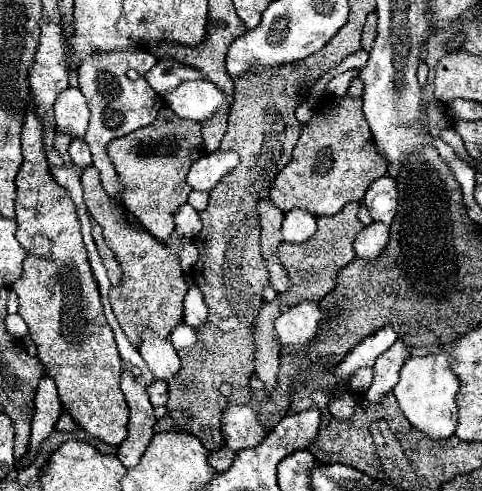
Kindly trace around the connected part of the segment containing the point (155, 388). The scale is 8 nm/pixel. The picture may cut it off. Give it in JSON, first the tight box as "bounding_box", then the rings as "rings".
{"bounding_box":[147,381,167,407],"rings":[[[155,381],[147,387],[147,393],[149,393],[149,399],[153,403],[153,407],[165,407],[167,403],[167,383],[163,381]]]}

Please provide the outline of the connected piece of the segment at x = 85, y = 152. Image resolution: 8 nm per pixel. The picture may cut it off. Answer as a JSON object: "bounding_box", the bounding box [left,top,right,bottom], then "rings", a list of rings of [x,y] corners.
{"bounding_box":[69,139,91,167],"rings":[[[73,139],[73,143],[69,145],[69,155],[71,155],[73,163],[79,165],[79,167],[89,167],[91,165],[91,153],[89,153],[89,147],[87,147],[85,139]]]}

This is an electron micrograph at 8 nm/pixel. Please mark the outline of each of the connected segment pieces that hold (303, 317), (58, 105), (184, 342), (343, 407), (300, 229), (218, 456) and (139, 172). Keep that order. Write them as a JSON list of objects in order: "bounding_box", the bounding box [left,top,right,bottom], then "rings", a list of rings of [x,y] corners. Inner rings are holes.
[{"bounding_box":[275,301,321,351],"rings":[[[301,301],[301,303],[293,305],[287,313],[283,313],[275,319],[277,343],[281,347],[301,351],[317,335],[319,319],[321,319],[319,303]]]},{"bounding_box":[55,87,89,137],"rings":[[[69,87],[59,93],[55,101],[55,121],[57,129],[69,133],[71,137],[83,137],[89,123],[87,99],[79,87]]]},{"bounding_box":[171,323,197,353],"rings":[[[181,323],[181,325],[177,325],[175,331],[171,333],[171,343],[173,343],[173,347],[175,347],[177,353],[187,353],[189,349],[195,347],[195,343],[197,343],[197,333],[195,333],[191,327],[187,327],[185,323]]]},{"bounding_box":[329,393,355,419],"rings":[[[343,393],[341,397],[335,397],[329,405],[329,411],[332,415],[335,415],[337,419],[349,419],[353,415],[353,407],[355,407],[355,399],[351,397],[351,393]]]},{"bounding_box":[281,209,317,243],"rings":[[[291,209],[283,217],[281,235],[289,243],[305,243],[317,231],[317,217],[303,209]]]},{"bounding_box":[209,447,235,473],"rings":[[[223,447],[223,449],[215,451],[215,453],[209,453],[209,465],[211,465],[215,471],[223,473],[223,471],[227,471],[227,467],[233,463],[233,457],[235,457],[235,451]]]},{"bounding_box":[107,109,203,239],"rings":[[[163,109],[151,125],[141,127],[121,139],[113,139],[107,145],[107,153],[123,185],[126,210],[135,215],[153,237],[167,239],[175,229],[175,225],[171,225],[175,211],[187,203],[187,195],[191,193],[191,187],[185,183],[187,171],[193,161],[203,155],[201,123],[181,119],[173,115],[171,109]],[[159,185],[167,185],[171,191],[167,191],[167,195],[159,195]]]}]

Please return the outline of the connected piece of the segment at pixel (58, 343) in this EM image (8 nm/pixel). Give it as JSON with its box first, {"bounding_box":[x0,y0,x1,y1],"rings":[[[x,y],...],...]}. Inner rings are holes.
{"bounding_box":[11,105,129,447],"rings":[[[29,105],[23,121],[21,145],[23,165],[15,179],[15,237],[27,251],[27,257],[23,261],[23,275],[11,287],[19,297],[19,315],[29,325],[39,359],[57,385],[65,413],[75,417],[77,425],[89,435],[117,447],[127,437],[129,419],[129,409],[119,389],[123,361],[113,339],[113,329],[103,315],[101,295],[81,239],[75,203],[51,177],[43,149],[43,131],[33,105]]]}

